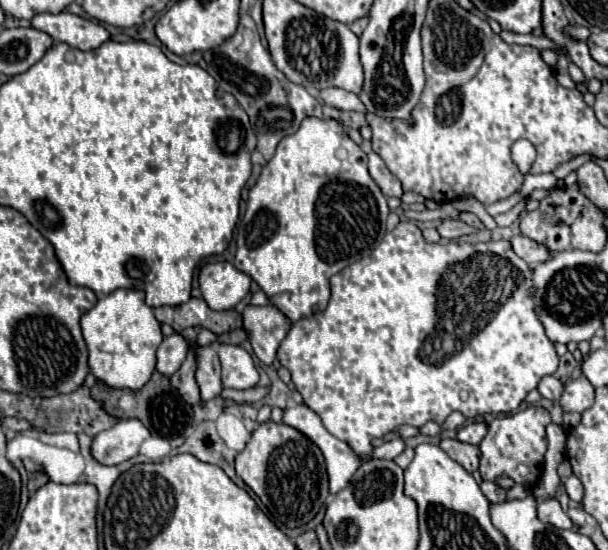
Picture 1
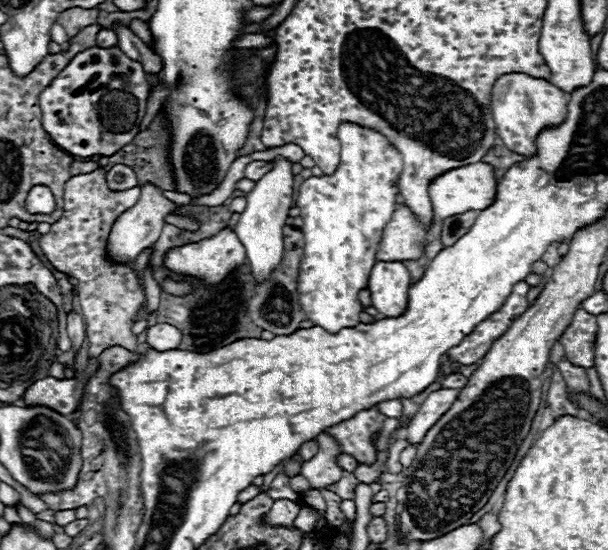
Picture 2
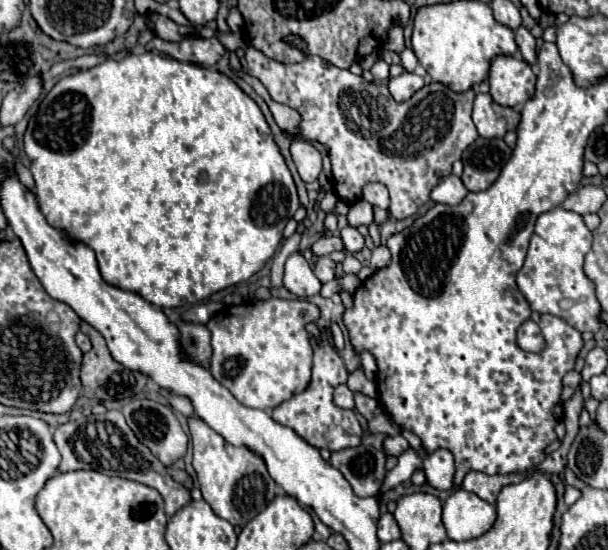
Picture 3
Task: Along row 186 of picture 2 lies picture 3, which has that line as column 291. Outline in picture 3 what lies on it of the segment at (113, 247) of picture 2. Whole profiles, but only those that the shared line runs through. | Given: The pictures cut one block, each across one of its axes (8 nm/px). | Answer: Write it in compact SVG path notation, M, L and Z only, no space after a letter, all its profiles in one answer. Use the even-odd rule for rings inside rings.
M294 140L290 144L290 154L292 154L292 160L304 182L318 180L318 176L322 172L322 154L310 142Z

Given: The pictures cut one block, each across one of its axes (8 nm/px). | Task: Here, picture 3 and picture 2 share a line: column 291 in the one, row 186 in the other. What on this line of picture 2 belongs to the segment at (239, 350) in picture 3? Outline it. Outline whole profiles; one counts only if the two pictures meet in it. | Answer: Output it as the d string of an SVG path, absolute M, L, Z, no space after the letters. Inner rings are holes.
M342 122L338 126L336 138L340 140L340 164L336 172L304 180L294 202L300 208L300 218L304 220L302 234L306 240L300 262L300 304L304 306L306 318L328 332L338 332L340 328L356 326L360 322L358 314L362 312L362 304L358 300L358 292L368 284L384 228L398 208L398 176L402 172L402 154L384 134L354 122Z

